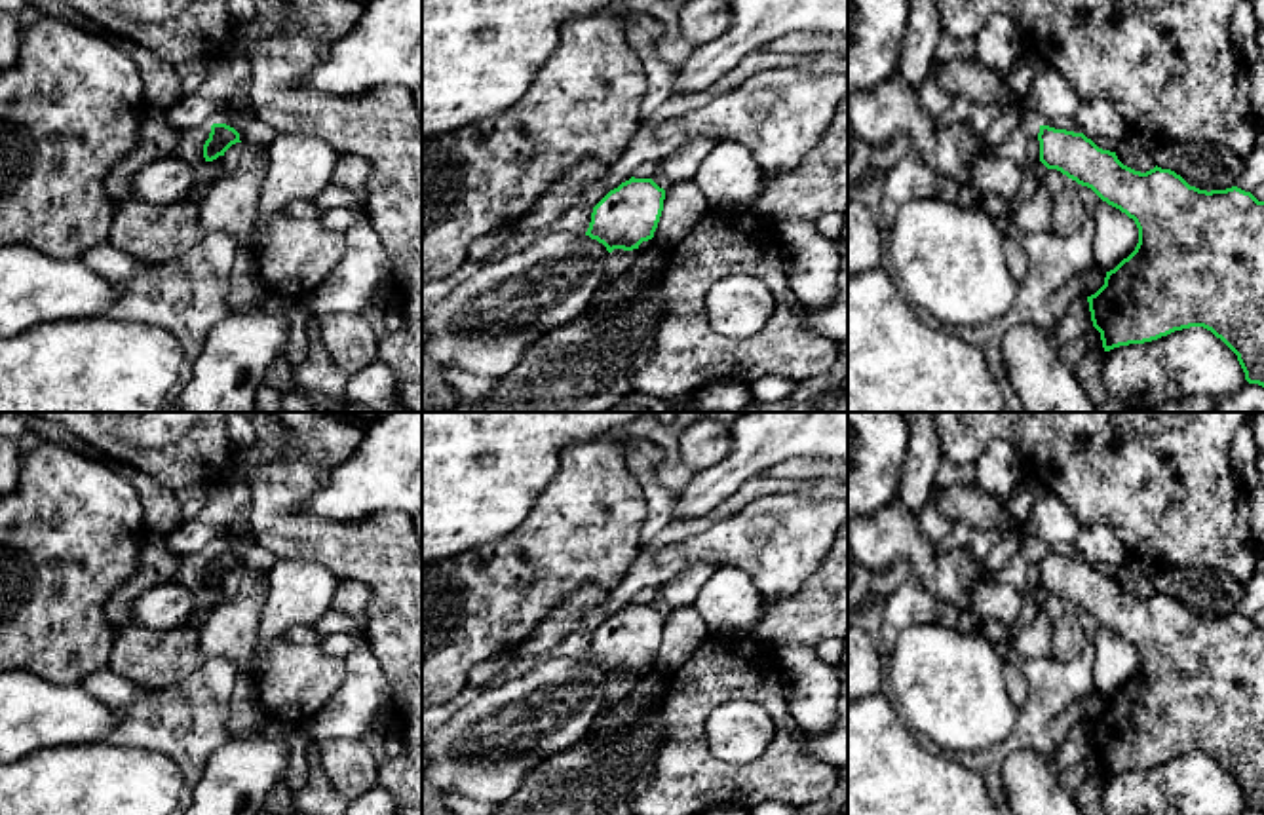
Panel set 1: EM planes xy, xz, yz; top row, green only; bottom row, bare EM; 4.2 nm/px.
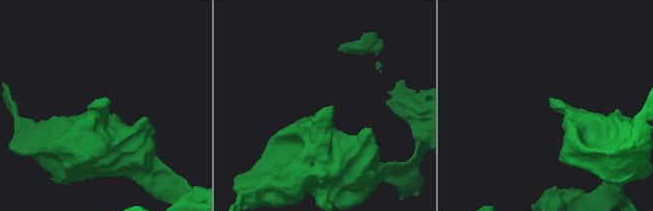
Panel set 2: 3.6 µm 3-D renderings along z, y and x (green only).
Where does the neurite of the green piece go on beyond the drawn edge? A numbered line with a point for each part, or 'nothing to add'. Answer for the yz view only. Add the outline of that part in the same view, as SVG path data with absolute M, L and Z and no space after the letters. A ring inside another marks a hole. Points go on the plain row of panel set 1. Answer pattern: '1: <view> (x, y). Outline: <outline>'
nothing to add

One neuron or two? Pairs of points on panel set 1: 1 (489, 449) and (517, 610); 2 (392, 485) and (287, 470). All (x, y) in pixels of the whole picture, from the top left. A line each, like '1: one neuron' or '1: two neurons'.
1: two neurons
2: two neurons

